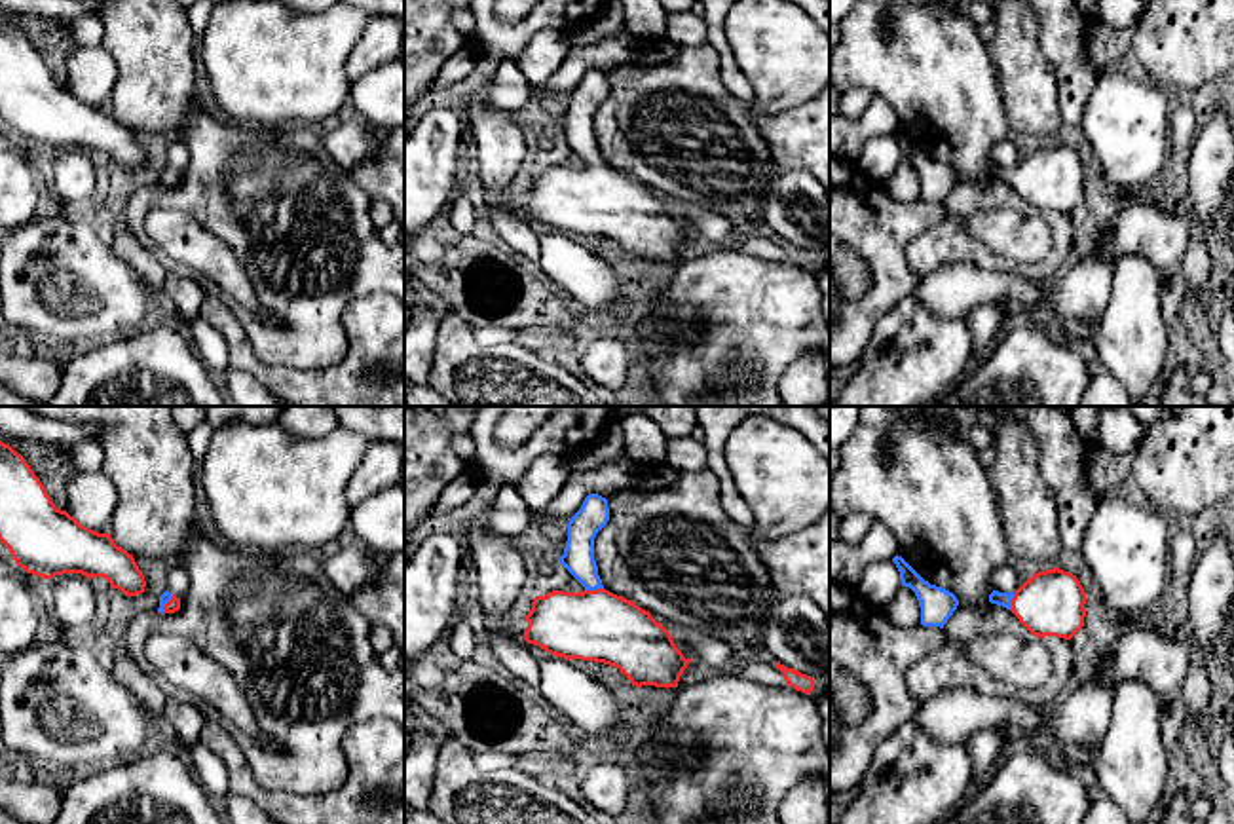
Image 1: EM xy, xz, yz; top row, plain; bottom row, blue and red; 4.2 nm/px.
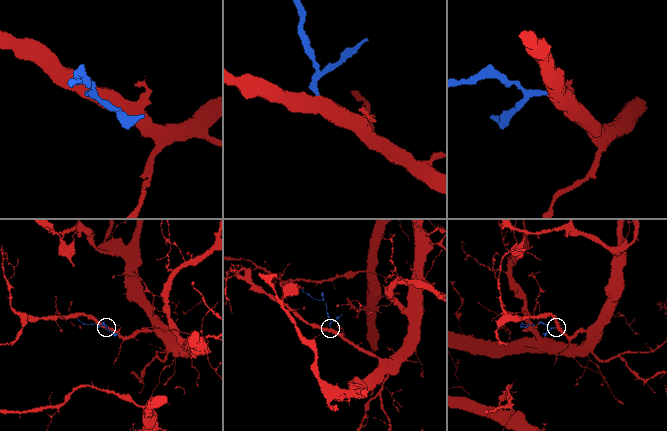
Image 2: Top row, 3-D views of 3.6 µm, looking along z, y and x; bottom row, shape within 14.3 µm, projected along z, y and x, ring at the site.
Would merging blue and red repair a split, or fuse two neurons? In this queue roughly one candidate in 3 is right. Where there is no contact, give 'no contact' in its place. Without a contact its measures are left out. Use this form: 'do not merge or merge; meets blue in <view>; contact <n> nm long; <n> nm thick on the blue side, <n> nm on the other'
merge; meets blue in xz; contact 80 nm long; 140 nm thick on the blue side, 300 nm on the other

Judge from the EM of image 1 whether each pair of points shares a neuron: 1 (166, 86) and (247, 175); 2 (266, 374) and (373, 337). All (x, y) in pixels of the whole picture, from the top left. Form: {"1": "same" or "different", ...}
{"1": "different", "2": "same"}

